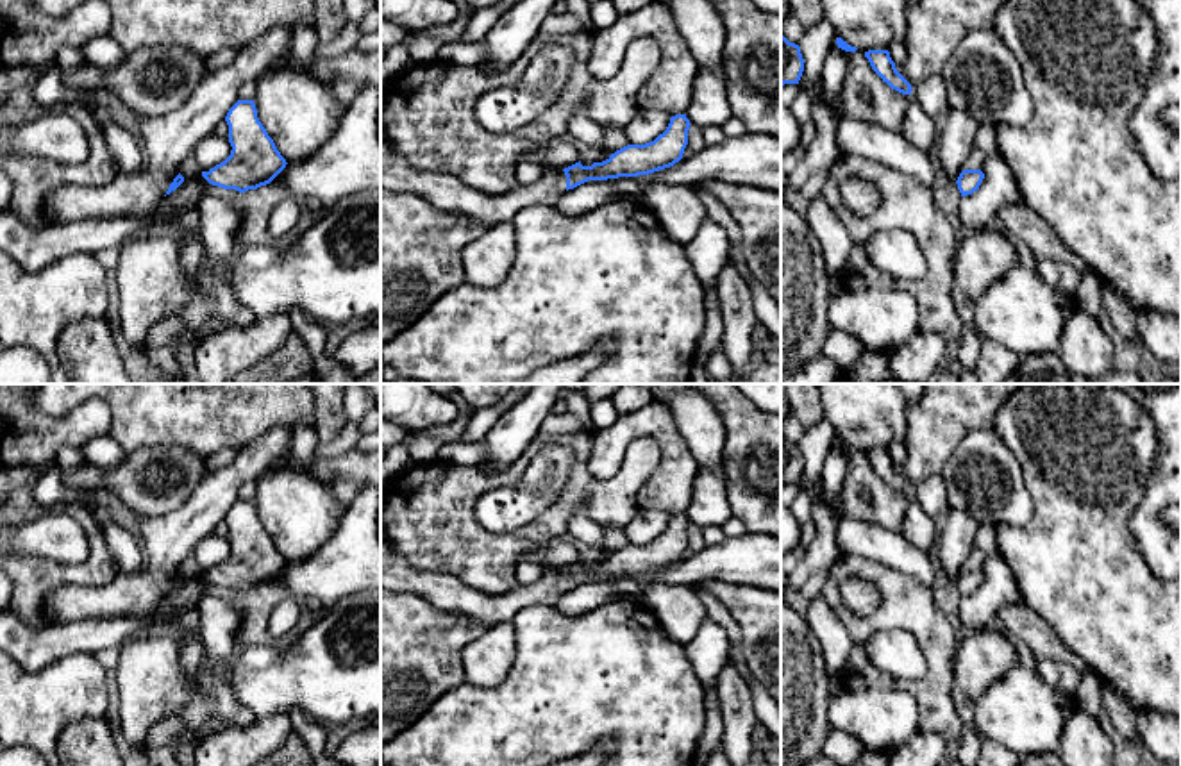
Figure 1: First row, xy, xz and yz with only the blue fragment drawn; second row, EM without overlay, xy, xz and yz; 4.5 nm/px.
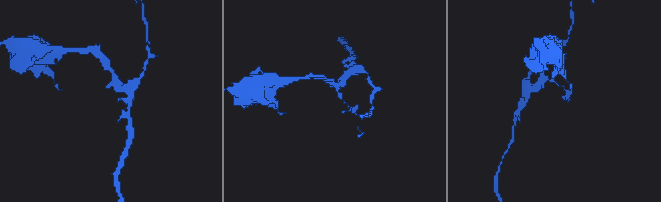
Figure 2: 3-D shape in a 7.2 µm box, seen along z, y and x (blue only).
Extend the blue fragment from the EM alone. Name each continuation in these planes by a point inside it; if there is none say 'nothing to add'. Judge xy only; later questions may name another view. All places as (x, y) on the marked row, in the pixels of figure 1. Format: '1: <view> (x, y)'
nothing to add

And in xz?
1: xz (447, 193)

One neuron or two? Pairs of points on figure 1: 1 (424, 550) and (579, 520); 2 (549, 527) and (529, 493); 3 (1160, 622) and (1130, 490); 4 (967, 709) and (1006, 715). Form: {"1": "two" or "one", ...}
{"1": "two", "2": "two", "3": "one", "4": "two"}

